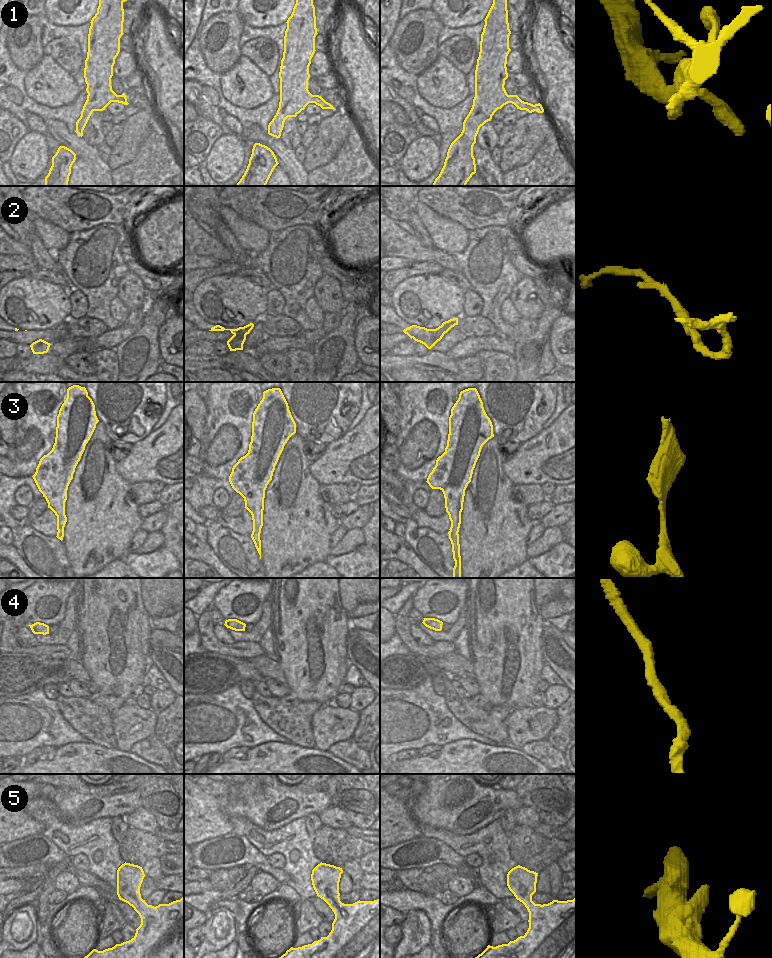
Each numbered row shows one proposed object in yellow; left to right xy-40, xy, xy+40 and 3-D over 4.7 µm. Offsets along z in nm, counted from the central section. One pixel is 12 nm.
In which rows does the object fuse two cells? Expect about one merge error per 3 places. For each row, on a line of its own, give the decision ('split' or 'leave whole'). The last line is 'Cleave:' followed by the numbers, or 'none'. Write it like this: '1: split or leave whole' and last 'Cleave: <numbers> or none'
1: leave whole
2: leave whole
3: leave whole
4: leave whole
5: leave whole
Cleave: none

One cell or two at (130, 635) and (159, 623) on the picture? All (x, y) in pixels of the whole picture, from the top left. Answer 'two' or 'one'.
two

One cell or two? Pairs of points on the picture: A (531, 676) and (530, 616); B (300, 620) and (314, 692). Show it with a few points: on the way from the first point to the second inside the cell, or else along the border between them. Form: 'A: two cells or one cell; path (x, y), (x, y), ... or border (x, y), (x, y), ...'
A: one cell; path (528, 661), (528, 631)
B: one cell; path (305, 638), (305, 660), (308, 663), (308, 674)

